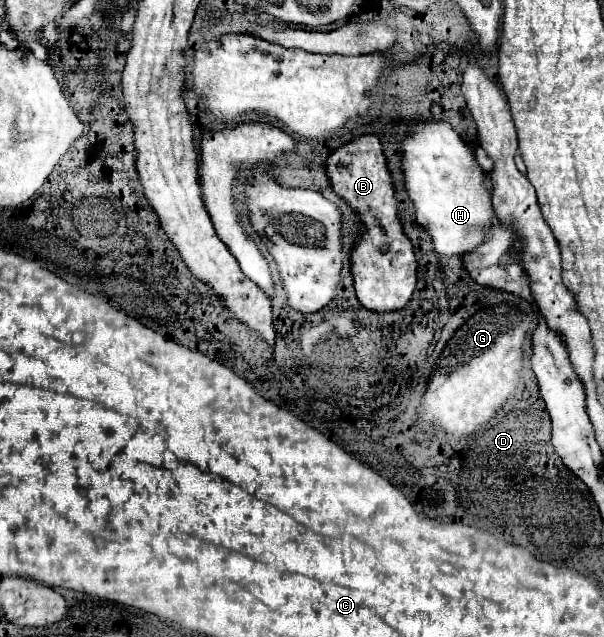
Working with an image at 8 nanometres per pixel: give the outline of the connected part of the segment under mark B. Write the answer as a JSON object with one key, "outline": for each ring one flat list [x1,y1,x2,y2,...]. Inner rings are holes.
{"outline":[[374,135,354,139,328,157,326,169,334,191,360,213,360,219,366,225,364,235,352,251,352,275,358,301,368,311,400,311,412,301,418,281,418,263,412,241,406,237,400,223,400,201,396,199,394,177,386,165,380,141]]}

